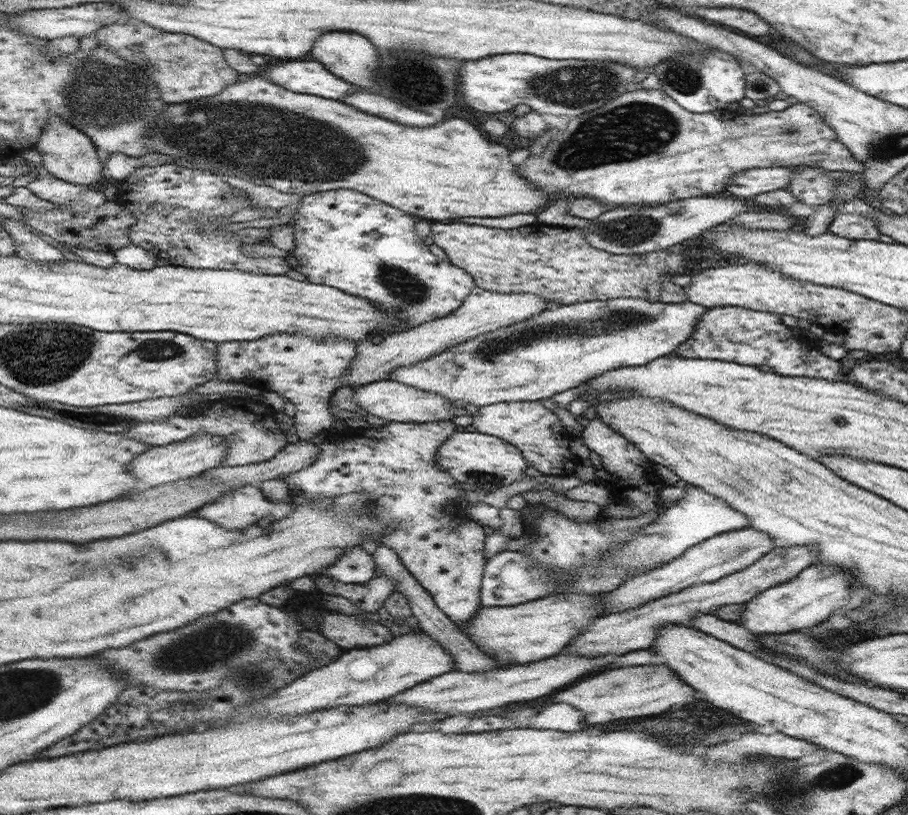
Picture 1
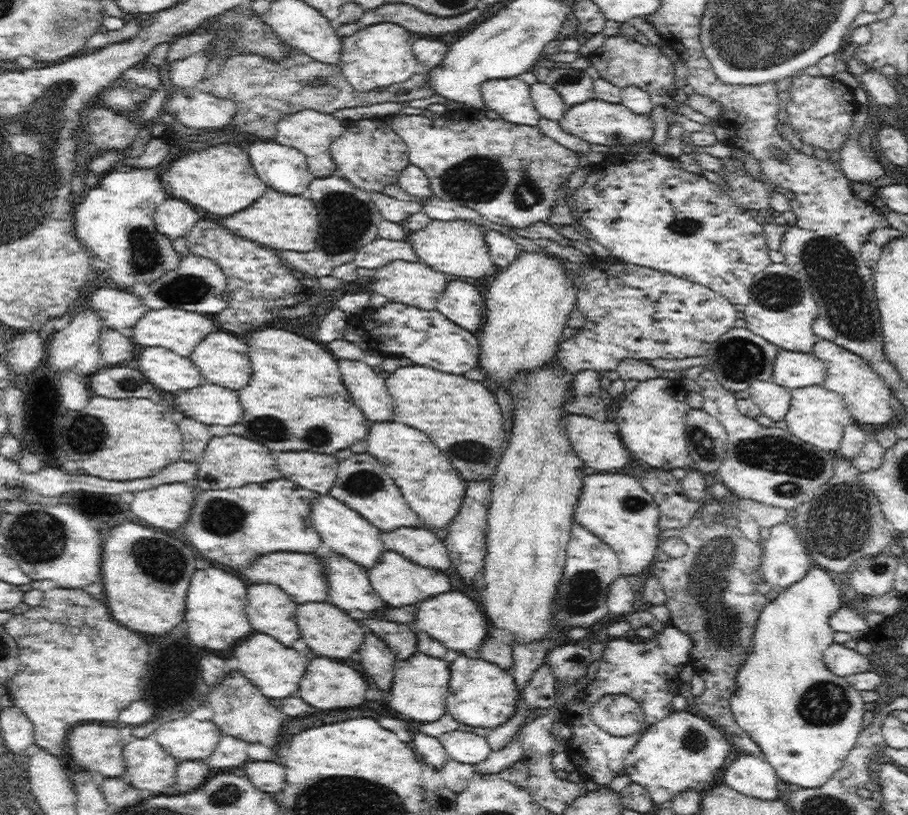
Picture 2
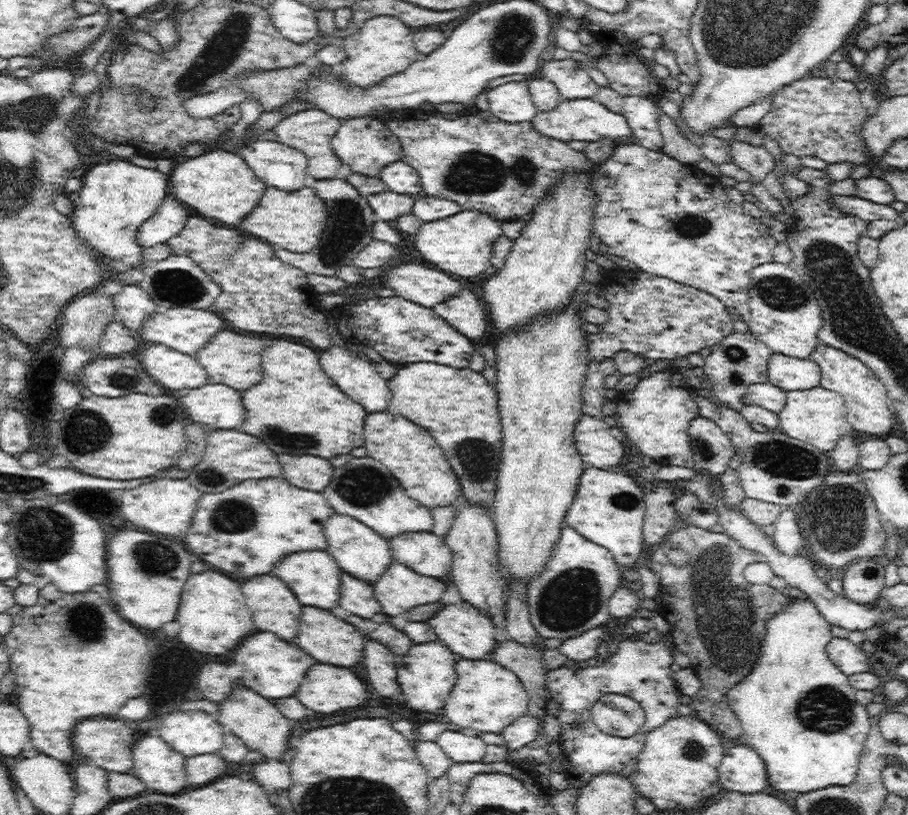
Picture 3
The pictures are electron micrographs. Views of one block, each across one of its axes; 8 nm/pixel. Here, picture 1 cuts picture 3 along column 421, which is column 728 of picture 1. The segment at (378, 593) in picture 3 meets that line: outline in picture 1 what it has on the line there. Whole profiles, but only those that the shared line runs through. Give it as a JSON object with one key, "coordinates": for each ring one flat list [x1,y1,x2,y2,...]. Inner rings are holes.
{"coordinates":[[780,546,770,550,765,556,758,559,752,565,724,576,715,582,704,582,703,584,694,584,680,590,680,592,668,594,664,597,656,598,654,600,644,603,644,605,628,610,620,611,617,613,608,613,597,617,594,622,590,622,590,626,578,634,578,638,574,638,574,642,568,646,568,652,580,652,586,656,598,656,598,654,624,654,624,652,634,652,635,650,648,649,653,645,654,638,658,636,658,630,662,630,664,626,670,624,680,624,680,626,692,627,692,620,698,614,712,614,716,615,718,608,729,604,746,603,752,598,756,598,758,594,764,593,770,587,774,587,797,577,802,570,817,562,816,557,819,556,819,550,815,546,788,546,781,548]]}

